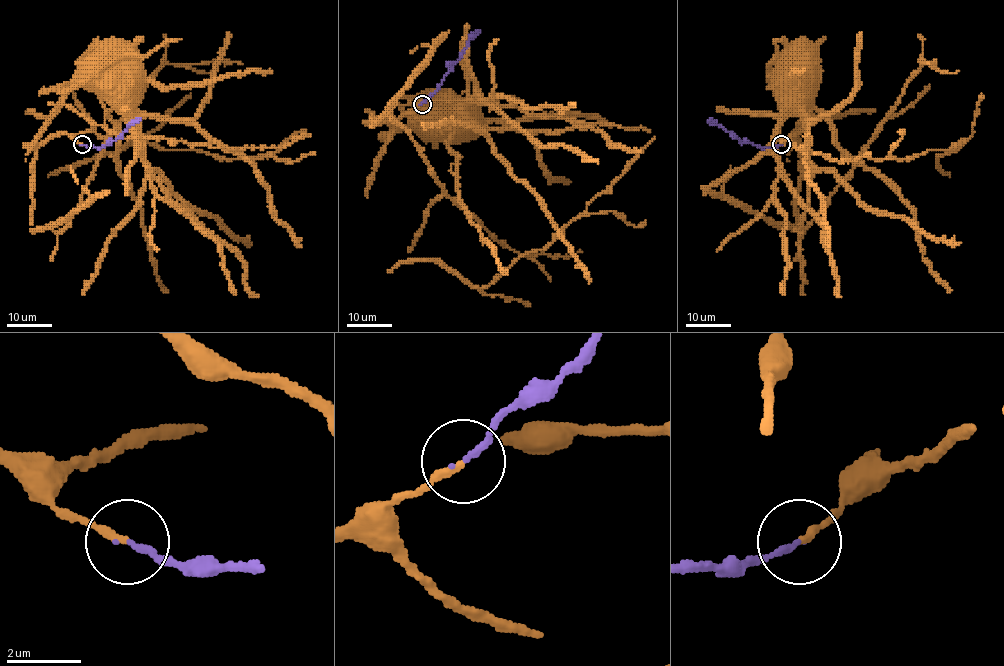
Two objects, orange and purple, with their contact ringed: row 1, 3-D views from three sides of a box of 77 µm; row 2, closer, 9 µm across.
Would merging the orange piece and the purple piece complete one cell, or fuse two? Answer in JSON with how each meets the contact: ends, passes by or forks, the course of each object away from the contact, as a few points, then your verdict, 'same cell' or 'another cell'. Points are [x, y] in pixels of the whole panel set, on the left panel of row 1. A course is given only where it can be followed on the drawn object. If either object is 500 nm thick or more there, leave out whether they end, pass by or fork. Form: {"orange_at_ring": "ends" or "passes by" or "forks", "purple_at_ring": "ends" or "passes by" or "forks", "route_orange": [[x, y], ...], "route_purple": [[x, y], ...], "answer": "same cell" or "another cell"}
{"orange_at_ring": "ends", "purple_at_ring": "ends", "route_orange": [[82, 144], [64, 133], [52, 134], [38, 143], [36, 135], [57, 103], [74, 86], [97, 73], [88, 76]], "route_purple": [[82, 144], [103, 147], [140, 120]], "answer": "same cell"}

